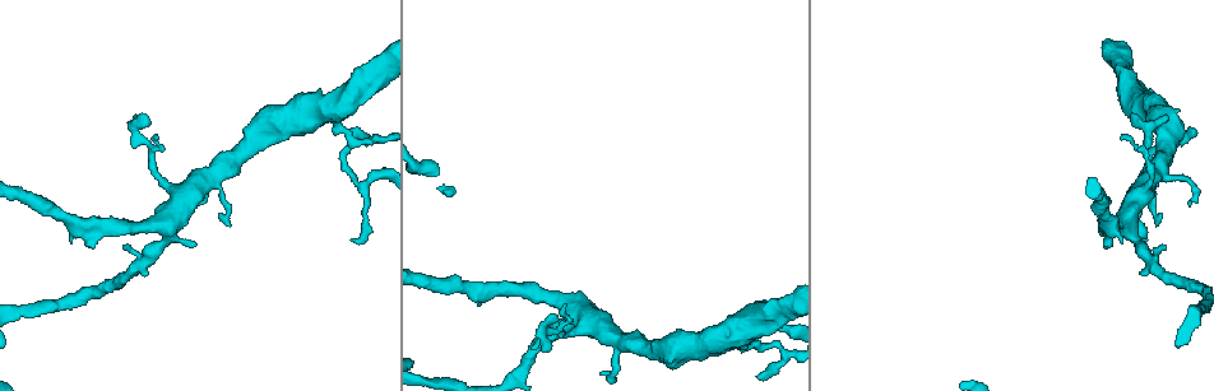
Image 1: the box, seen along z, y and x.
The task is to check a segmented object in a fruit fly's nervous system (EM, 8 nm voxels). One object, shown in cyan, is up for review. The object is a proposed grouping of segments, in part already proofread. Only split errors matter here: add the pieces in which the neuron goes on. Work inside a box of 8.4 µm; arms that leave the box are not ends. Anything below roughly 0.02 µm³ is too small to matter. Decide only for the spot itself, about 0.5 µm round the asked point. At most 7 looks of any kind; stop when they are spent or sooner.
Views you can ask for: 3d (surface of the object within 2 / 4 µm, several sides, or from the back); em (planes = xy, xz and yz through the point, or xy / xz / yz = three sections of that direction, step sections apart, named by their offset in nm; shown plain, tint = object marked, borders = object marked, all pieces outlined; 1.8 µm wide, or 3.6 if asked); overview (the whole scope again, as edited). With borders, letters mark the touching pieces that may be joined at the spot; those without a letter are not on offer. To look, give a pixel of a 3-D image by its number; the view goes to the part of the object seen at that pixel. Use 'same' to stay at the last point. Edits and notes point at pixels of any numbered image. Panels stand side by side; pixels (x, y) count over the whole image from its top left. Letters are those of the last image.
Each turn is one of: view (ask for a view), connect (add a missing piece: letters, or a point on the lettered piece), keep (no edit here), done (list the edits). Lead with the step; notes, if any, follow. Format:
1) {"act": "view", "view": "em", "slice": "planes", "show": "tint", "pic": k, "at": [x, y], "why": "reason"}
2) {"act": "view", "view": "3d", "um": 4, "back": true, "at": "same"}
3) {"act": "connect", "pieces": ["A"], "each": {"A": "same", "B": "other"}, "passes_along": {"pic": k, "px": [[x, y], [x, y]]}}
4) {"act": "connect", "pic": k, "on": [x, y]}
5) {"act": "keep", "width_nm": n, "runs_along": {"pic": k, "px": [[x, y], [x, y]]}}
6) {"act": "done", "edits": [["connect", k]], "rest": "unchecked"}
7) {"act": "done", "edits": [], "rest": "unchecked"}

{"act": "view", "view": "em", "slice": "planes", "show": "borders", "pic": 1, "at": [353, 240], "why": "thin end"}

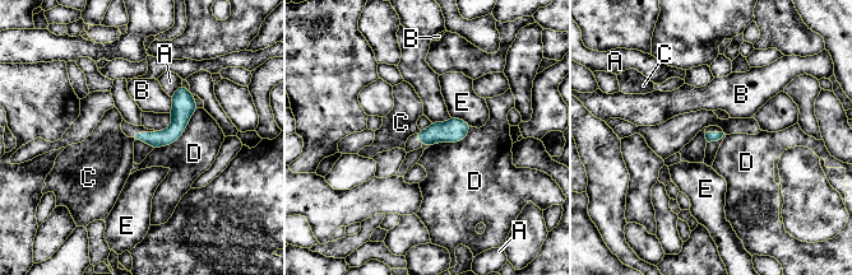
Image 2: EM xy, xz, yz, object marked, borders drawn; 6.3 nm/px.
{"act": "keep", "each": {"A": "other", "B": "other", "C": "other", "D": "other", "E": "other"}, "border": {"pic": 2, "px": [[199, 108], [175, 141], [153, 149]]}, "found": "no lettered piece goes on from it"}

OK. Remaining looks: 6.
{"act": "view", "view": "em", "slice": "planes", "show": "tint", "pic": 1, "at": [230, 223], "why": "branch stops here"}

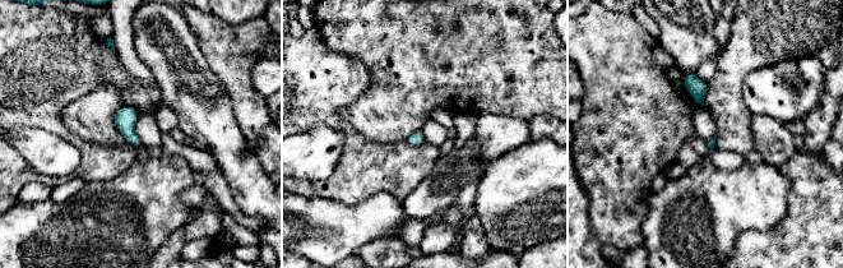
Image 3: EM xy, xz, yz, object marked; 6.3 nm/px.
{"act": "view", "view": "em", "slice": "planes", "show": "borders", "at": "same", "why": "see the neighbours"}

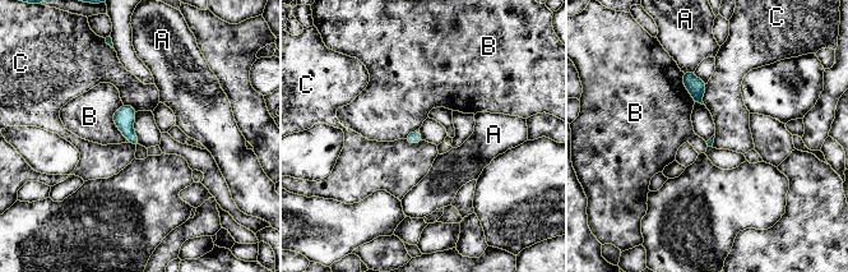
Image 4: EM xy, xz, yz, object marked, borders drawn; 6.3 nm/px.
{"act": "keep", "each": {"A": "other", "B": "other", "C": "other"}, "border": {"pic": 4, "px": [[123, 104], [112, 123], [129, 142]]}, "found": "none of them fits"}

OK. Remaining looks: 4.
{"act": "view", "view": "em", "slice": "xz", "step": 4, "show": "borders", "pic": 1, "at": [782, 350], "why": "abrupt turn"}

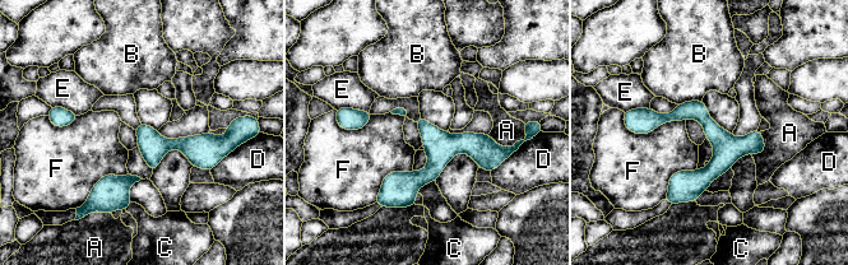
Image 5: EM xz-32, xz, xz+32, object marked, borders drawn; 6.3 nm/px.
{"act": "keep", "each": {"A": "other", "B": "other", "C": "other", "D": "other", "E": "other", "F": "other"}, "runs_along": {"pic": 5, "px": [[636, 128], [698, 114], [761, 148]]}, "found": "no lettered piece goes on from it"}

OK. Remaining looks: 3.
{"act": "done", "edits": [], "rest": "unchecked"}

